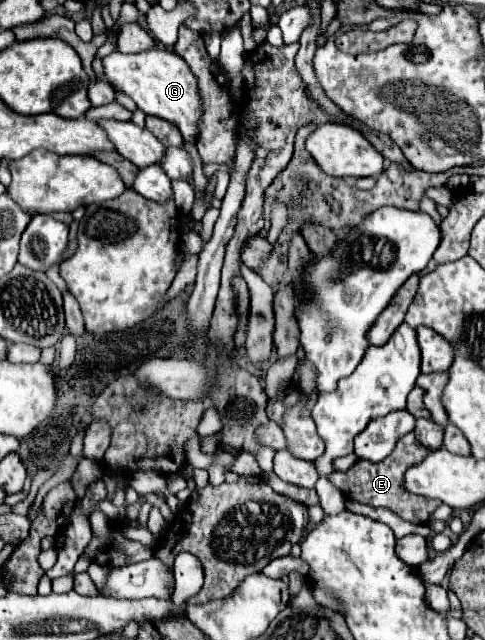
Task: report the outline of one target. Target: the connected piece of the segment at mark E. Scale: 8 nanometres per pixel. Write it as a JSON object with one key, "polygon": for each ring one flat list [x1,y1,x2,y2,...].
{"polygon":[[410,432,410,434,406,434,406,436,402,436,398,440,396,448,392,450,392,454,386,460,376,462,376,464,368,462,368,460,358,460,348,472,332,472,328,478,350,500,356,500,356,502,362,502,362,504,370,504,370,506,376,506,376,508,390,508,400,518,404,518,404,520,408,520,412,524,426,524,428,518,430,518,430,514,442,502,410,494,410,492,406,492,402,488,402,478,404,478,406,468,410,468,412,464,418,464,426,454,428,454,428,450,422,444,418,444,418,440,414,438,414,434]]}

